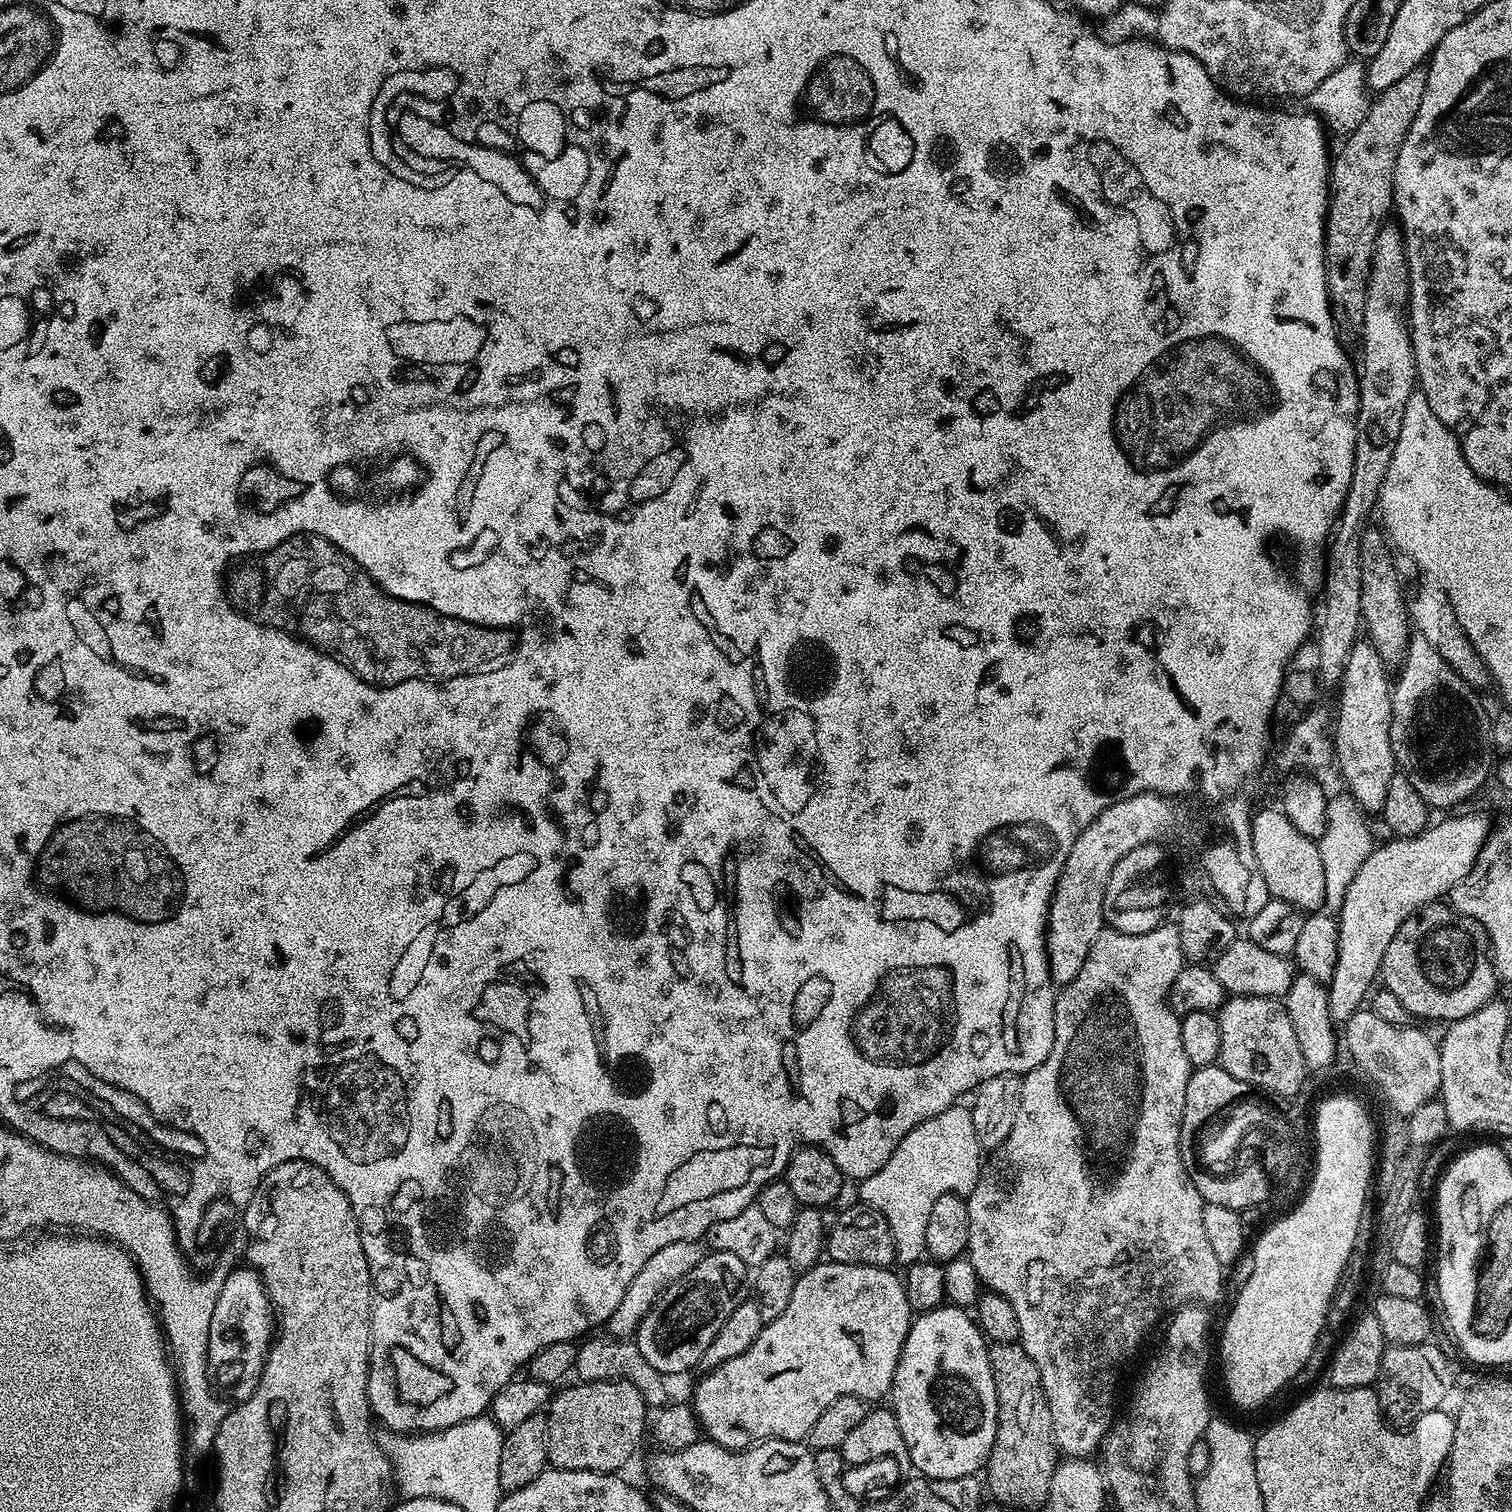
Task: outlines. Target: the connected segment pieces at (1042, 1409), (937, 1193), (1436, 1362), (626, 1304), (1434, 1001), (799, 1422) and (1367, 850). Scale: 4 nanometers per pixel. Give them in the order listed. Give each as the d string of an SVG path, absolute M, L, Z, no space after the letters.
M992 1344L988 1350L990 1358L990 1370L994 1374L994 1386L998 1398L998 1418L996 1419L996 1437L994 1446L988 1455L986 1465L986 1488L996 1500L1009 1500L1012 1504L1021 1504L1024 1508L1043 1509L1048 1502L1050 1490L1050 1478L1054 1478L1054 1470L1058 1463L1058 1449L1052 1419L1050 1418L1050 1406L1042 1386L1042 1378L1038 1374L1038 1366L1026 1354L1024 1347L1014 1344Z
M952 1105L919 1123L902 1138L882 1169L859 1183L859 1199L886 1217L895 1240L896 1260L901 1265L923 1259L927 1219L934 1203L950 1192L967 1197L980 1180L982 1149L971 1109L962 1105Z
M1436 1342L1418 1346L1385 1347L1374 1391L1385 1420L1393 1426L1408 1426L1422 1414L1437 1411L1452 1388L1452 1368Z
M700 1240L670 1242L670 1246L662 1246L662 1250L650 1254L650 1258L646 1258L642 1270L638 1270L638 1274L634 1274L634 1282L630 1282L630 1286L626 1286L626 1294L622 1294L622 1302L618 1302L614 1314L610 1314L606 1325L606 1331L609 1332L607 1335L618 1340L635 1337L641 1322L644 1321L645 1314L658 1302L660 1295L671 1284L677 1284L683 1276L690 1274L690 1270L694 1270L694 1266L698 1266L698 1262L702 1262L705 1255L706 1248Z
M1444 902L1427 904L1425 908L1419 908L1410 918L1406 918L1406 922L1402 922L1398 934L1394 934L1394 942L1386 946L1380 976L1383 987L1388 988L1390 994L1394 994L1398 1002L1402 1002L1402 1006L1406 1006L1411 1017L1422 1016L1426 1020L1461 1020L1474 1014L1474 1010L1497 995L1498 977L1494 961L1486 947L1484 929L1476 920L1465 923L1460 913Z
M821 1262L806 1272L799 1273L794 1286L794 1294L790 1294L790 1302L786 1310L778 1314L778 1318L767 1321L763 1330L758 1334L754 1346L746 1350L746 1354L738 1354L738 1358L730 1358L722 1366L705 1371L704 1377L696 1384L696 1393L690 1398L690 1404L695 1409L703 1435L720 1444L723 1448L750 1448L759 1444L761 1440L794 1440L803 1441L807 1437L810 1426L822 1415L822 1410L830 1406L839 1396L861 1396L865 1402L880 1402L889 1395L894 1382L894 1370L898 1366L898 1358L902 1354L902 1346L906 1342L906 1334L910 1330L914 1319L914 1313L910 1302L906 1298L903 1279L892 1273L891 1267L875 1268L874 1266L862 1266L861 1264L833 1264Z
M1339 791L1327 797L1326 818L1328 821L1324 824L1324 832L1318 837L1322 854L1322 871L1326 874L1324 908L1333 914L1339 913L1342 902L1346 898L1346 890L1350 882L1354 882L1354 874L1362 870L1362 862L1370 858L1374 847L1369 817L1349 792Z

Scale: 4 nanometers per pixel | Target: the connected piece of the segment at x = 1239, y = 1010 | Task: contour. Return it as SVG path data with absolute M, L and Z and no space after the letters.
M1229 995L1218 1013L1220 1022L1220 1033L1222 1034L1222 1046L1220 1047L1220 1059L1218 1061L1221 1068L1226 1070L1226 1074L1234 1074L1234 1078L1242 1078L1242 1082L1250 1082L1254 1087L1261 1088L1263 1092L1273 1092L1281 1098L1296 1096L1300 1092L1300 1087L1304 1084L1304 1079L1310 1075L1308 1063L1302 1058L1302 1049L1298 1047L1298 1037L1294 1035L1294 1026L1290 1022L1290 1014L1286 1014L1283 1003L1279 999L1270 996L1234 996Z

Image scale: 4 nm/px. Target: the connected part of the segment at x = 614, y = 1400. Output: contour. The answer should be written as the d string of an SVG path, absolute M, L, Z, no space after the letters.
M586 1380L575 1383L569 1388L561 1387L561 1392L551 1397L546 1408L549 1465L579 1472L619 1473L620 1467L635 1454L644 1436L644 1419L650 1416L650 1409L642 1394L638 1394L638 1386L625 1380Z

